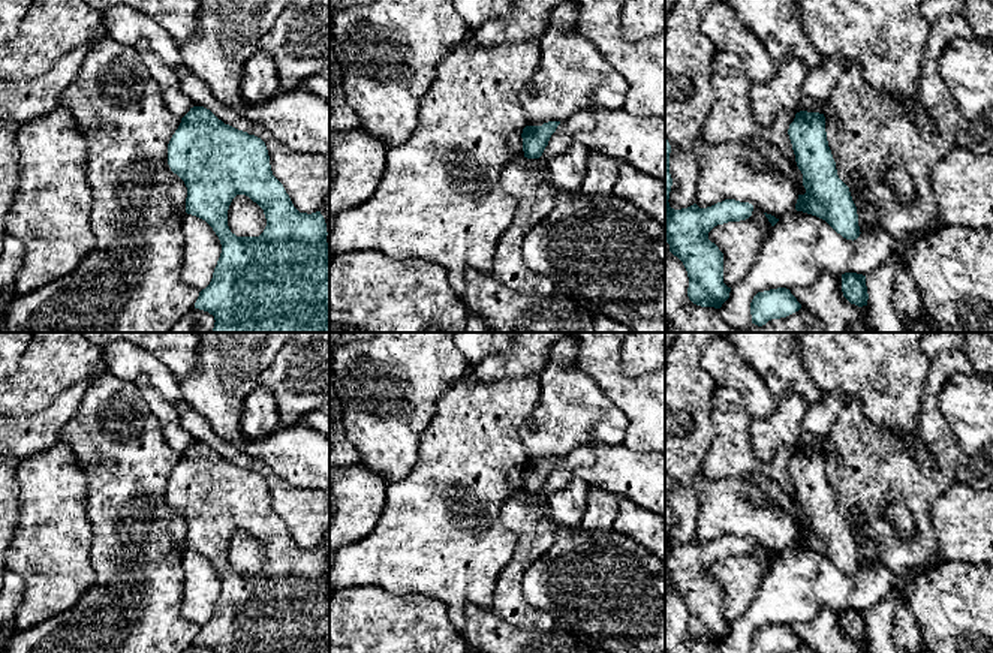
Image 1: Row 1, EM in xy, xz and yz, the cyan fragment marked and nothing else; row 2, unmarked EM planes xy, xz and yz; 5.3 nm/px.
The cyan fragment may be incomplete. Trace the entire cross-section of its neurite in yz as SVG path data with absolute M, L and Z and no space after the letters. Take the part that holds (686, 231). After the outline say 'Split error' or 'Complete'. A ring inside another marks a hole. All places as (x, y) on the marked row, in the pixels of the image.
M665 138L665 241L687 271L689 300L701 307L720 309L729 298L731 288L723 283L723 253L708 240L708 232L717 225L749 219L753 205L725 199L707 208L696 204L681 210L671 208L669 153L671 145Z. Complete

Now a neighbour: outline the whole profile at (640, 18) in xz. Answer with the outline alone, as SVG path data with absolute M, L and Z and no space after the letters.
M628 0L620 12L622 33L629 42L665 31L665 0Z

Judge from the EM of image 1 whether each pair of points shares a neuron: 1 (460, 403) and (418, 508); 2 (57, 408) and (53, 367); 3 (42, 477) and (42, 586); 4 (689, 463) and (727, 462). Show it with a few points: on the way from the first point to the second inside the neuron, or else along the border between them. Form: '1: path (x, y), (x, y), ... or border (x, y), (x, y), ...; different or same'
1: path (460, 429), (460, 466), (444, 483); same
2: border (86, 378), (68, 385), (42, 409), (24, 414); different
3: path (51, 503), (51, 559); same
4: border (712, 429), (712, 445), (701, 472); different

